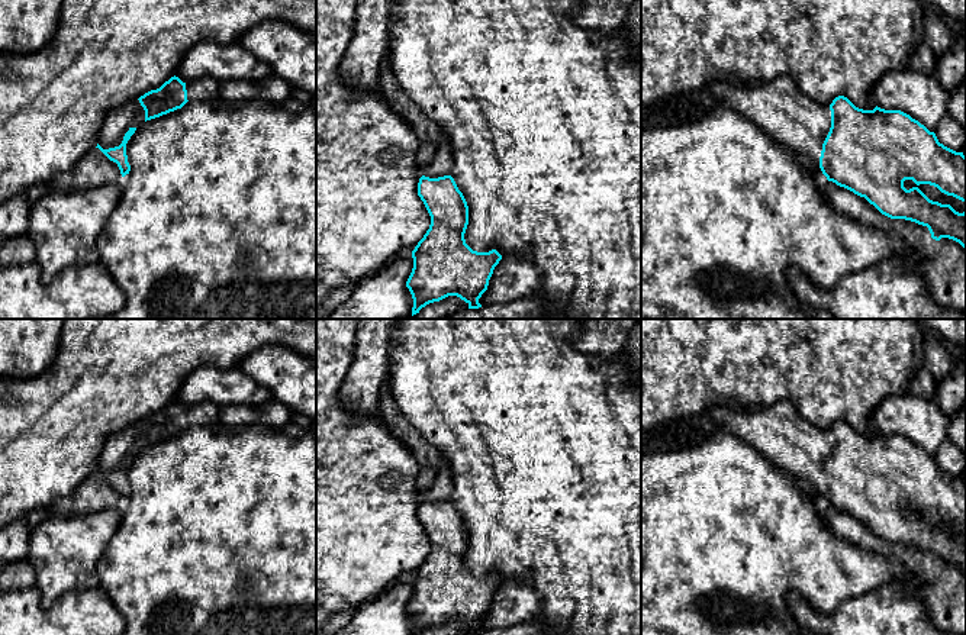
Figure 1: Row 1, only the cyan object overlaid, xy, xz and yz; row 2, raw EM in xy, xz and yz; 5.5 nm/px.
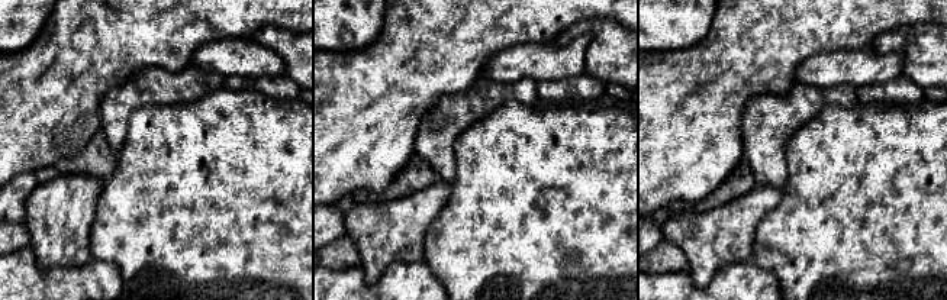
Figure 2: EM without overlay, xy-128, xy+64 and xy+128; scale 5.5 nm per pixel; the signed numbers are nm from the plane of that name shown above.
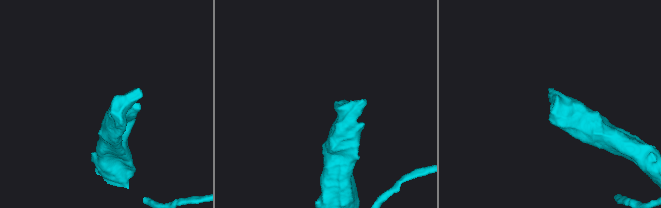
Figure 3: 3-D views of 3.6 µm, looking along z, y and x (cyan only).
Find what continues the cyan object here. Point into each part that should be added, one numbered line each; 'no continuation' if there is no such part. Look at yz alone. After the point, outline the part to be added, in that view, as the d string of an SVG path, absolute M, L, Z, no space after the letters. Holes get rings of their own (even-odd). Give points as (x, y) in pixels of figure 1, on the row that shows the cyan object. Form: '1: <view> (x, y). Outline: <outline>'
1: yz (779, 108). Outline: M789 75L760 86L734 86L714 80L705 90L799 157L820 159L831 128L831 110L805 94Z

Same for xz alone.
1: xz (441, 164). Outline: M444 136L438 145L435 157L425 167L425 170L422 171L422 175L429 178L451 175L453 165L454 165L453 151L448 139Z

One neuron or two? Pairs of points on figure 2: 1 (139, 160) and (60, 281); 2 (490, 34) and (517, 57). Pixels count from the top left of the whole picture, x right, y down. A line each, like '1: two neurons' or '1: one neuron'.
1: two neurons
2: two neurons

